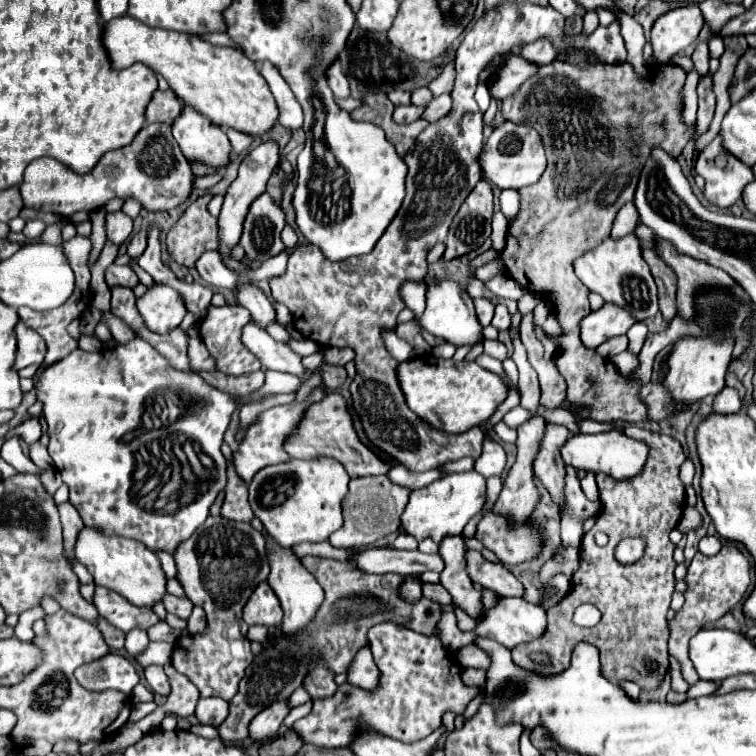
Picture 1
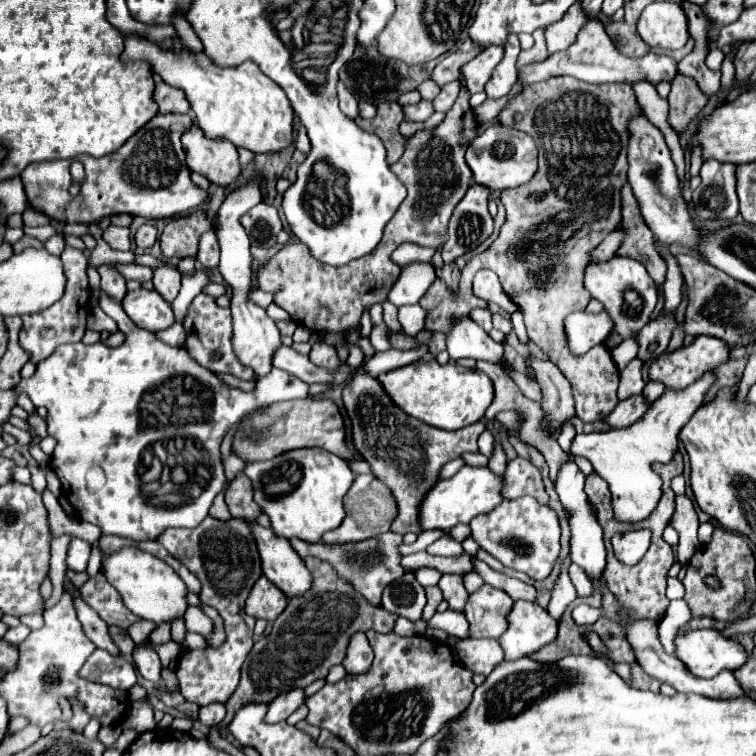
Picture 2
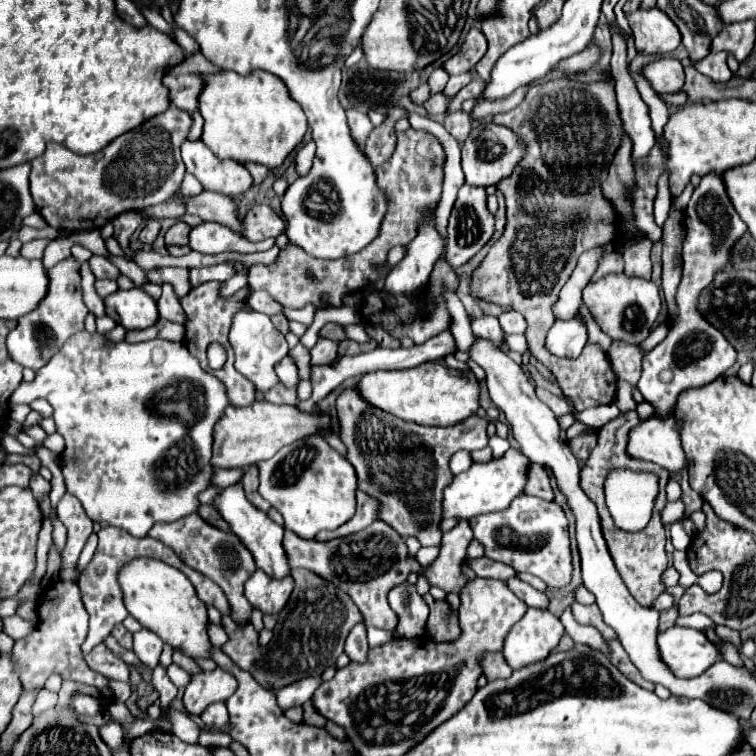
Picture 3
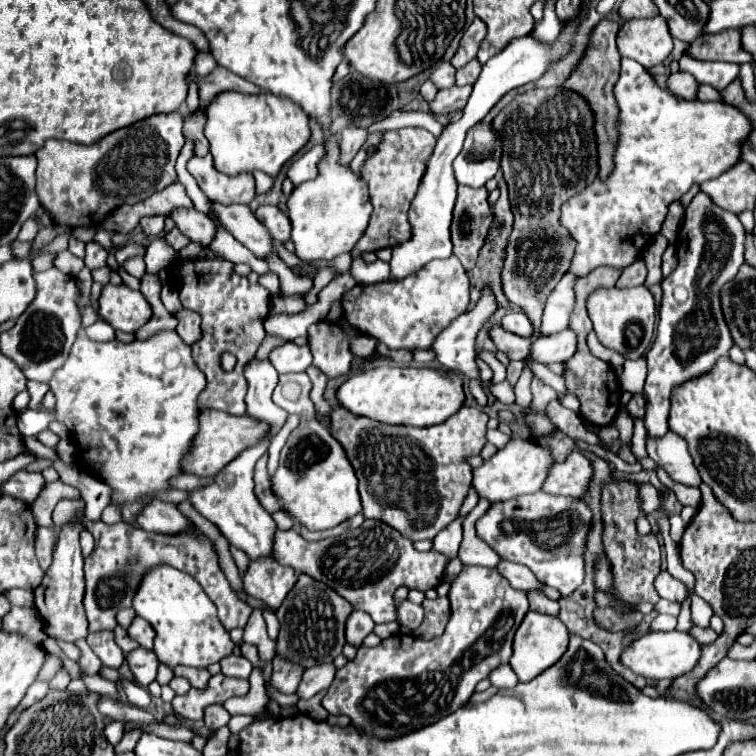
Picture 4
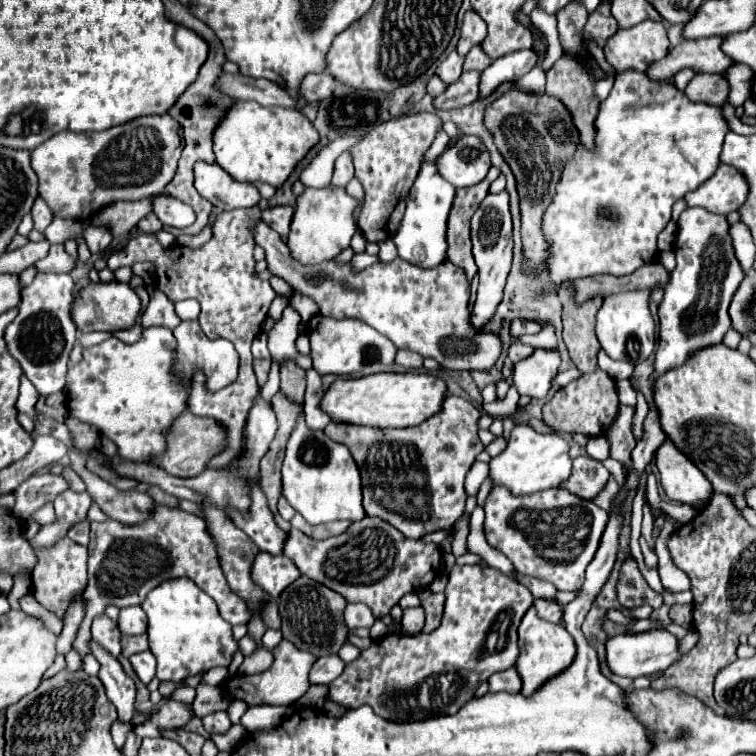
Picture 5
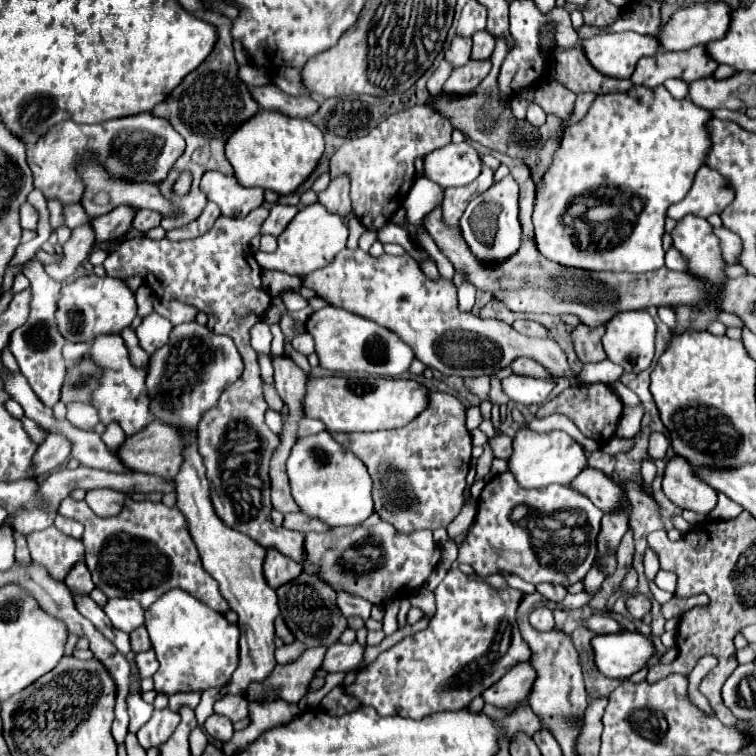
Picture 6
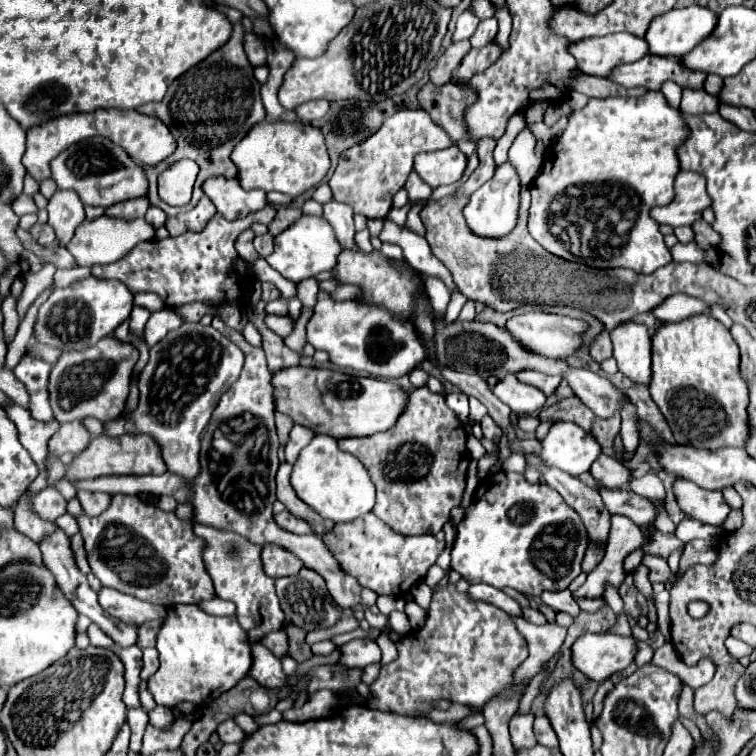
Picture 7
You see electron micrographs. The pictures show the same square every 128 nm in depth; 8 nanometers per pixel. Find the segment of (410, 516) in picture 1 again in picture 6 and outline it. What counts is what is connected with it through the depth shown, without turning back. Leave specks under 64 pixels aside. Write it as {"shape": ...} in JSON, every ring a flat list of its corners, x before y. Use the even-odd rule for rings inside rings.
{"shape":[[520,428,514,438,514,454,510,456,508,468,516,476,518,484,524,488,542,488,548,484,568,484,572,482,584,468,588,466,588,458,584,446,578,444,566,432,554,430,546,434,532,432,530,428]]}

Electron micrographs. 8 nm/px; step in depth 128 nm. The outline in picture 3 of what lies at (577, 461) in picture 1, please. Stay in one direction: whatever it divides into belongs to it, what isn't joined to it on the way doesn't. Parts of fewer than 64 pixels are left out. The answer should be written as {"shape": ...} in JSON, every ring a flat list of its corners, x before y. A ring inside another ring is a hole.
{"shape":[[654,416,640,422,628,434,626,452,640,460,654,460,654,464,660,464,672,476,688,470,692,464,680,444,678,422,674,416,664,422],[612,469,606,480,606,506,622,530,642,530,652,515,652,508,658,494,658,478,655,474,633,472,630,469]]}

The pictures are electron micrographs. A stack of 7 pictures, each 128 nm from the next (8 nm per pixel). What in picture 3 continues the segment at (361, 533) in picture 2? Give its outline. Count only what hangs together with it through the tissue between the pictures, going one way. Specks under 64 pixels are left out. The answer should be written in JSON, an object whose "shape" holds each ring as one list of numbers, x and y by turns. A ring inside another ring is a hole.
{"shape":[[362,492,358,494,358,506,356,506,356,514,342,524,336,530,328,530,328,532,318,532,316,540,332,540,332,538,340,538,340,536,348,536,352,532,360,532,364,530,364,526,368,526,372,520,376,518,376,504,374,500,370,500,368,496,364,496]]}

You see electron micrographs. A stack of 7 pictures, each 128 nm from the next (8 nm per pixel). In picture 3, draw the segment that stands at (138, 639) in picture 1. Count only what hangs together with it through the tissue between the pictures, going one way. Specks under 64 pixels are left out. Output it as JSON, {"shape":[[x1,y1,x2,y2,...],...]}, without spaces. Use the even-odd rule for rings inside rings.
{"shape":[[156,668,154,670,154,688,156,688,156,692,160,694,160,704,162,706,170,706,170,702,176,698,176,694,178,694,178,690,176,690,176,686,168,680,168,676,166,676,166,670,164,668],[174,710,172,712,172,720,174,720,174,734,184,740,186,744,198,744,198,726,190,724,190,718,186,712]]}

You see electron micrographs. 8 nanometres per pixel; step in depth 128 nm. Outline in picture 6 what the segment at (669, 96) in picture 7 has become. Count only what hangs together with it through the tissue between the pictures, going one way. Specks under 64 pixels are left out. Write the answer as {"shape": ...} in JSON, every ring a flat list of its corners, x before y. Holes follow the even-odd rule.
{"shape":[[666,80,664,82,664,88,676,96,676,98,686,98,688,96,688,84,682,82,682,80]]}

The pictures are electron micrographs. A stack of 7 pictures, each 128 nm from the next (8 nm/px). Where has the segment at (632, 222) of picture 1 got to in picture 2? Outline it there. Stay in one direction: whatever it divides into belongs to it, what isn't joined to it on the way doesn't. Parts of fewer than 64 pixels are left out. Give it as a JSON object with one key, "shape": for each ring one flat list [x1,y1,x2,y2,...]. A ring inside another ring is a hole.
{"shape":[[618,228,616,232,612,232,600,246,596,246,596,248,590,252,590,262,598,264,598,262,606,262,606,260,610,260,610,258,614,256,616,248,620,246,622,236,624,236,624,234,620,232,620,228]]}

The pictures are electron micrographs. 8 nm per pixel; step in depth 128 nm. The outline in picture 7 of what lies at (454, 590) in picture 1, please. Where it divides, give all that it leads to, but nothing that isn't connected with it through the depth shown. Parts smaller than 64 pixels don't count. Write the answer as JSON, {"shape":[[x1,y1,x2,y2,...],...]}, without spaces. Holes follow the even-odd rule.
{"shape":[[426,386,408,392,408,404,392,428,364,438,338,440,338,446,340,450,356,456,366,466,376,486,376,506,372,512,394,532,404,536,436,534,442,530,450,510,456,508,462,500,462,492,466,488,466,470,470,462,470,454,466,450,466,432,460,420,456,420,454,412,446,408,444,396,430,392]]}

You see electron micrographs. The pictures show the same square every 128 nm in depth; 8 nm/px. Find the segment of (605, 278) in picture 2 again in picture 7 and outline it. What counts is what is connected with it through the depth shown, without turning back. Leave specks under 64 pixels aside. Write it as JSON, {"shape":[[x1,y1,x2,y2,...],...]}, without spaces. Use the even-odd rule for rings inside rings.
{"shape":[[626,322,610,332,618,370,636,384,650,386,650,334,644,324]]}

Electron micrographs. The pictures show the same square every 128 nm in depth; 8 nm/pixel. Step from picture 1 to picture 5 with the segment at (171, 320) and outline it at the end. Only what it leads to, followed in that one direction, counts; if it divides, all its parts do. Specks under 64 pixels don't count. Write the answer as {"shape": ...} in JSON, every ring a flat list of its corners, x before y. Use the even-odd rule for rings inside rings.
{"shape":[[118,280,112,282,90,282,88,286,84,286,84,290,74,298,72,308,70,308,70,316,72,322,76,324,76,328,82,334,88,332,118,332,118,330,126,330,136,322,136,316,140,312,140,298,136,296,136,292]]}

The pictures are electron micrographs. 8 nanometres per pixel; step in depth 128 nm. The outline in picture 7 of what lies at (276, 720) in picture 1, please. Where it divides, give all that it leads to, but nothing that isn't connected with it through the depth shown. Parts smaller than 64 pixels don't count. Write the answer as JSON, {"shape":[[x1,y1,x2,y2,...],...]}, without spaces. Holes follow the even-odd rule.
{"shape":[[352,640,342,646,340,662,348,668,364,668,368,664,380,662,382,652,374,640]]}

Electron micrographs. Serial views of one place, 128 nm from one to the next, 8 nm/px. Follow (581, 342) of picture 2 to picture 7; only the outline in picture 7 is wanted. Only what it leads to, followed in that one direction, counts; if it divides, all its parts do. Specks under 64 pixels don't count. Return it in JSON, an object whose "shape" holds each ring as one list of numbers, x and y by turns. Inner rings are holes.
{"shape":[[506,374,504,378,500,378,492,392,504,404,508,404,516,416,532,414,536,410,542,410,546,404,546,396,538,388,520,382,514,374]]}

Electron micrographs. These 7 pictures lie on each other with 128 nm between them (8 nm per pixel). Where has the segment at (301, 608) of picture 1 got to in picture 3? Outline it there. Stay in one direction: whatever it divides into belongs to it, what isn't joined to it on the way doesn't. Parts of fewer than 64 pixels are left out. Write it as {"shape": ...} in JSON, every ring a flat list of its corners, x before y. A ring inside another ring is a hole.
{"shape":[[240,482,224,488,214,498,214,506,220,512,220,516,230,524,230,530,252,552,252,556,256,560,256,566,260,570,264,570,272,578,284,578,286,574,290,574,290,566,288,566,288,560,286,560,286,554,284,554,284,548,282,548,284,528,278,526,276,522,272,522,266,512,260,512,254,504,250,504,250,500,246,498,246,492,244,492]]}

